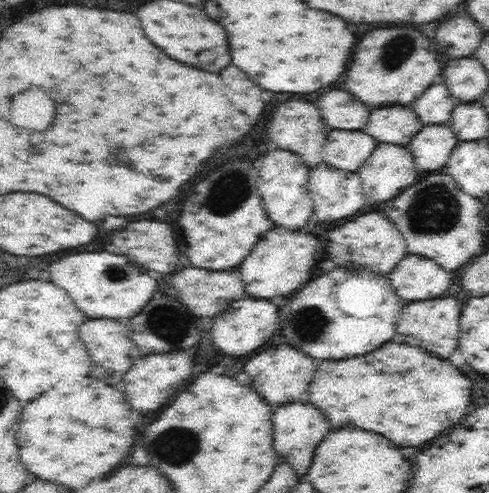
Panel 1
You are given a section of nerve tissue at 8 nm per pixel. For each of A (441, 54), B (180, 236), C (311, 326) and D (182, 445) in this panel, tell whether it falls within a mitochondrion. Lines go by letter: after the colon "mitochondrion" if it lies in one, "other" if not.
A: other
B: other
C: mitochondrion
D: mitochondrion

